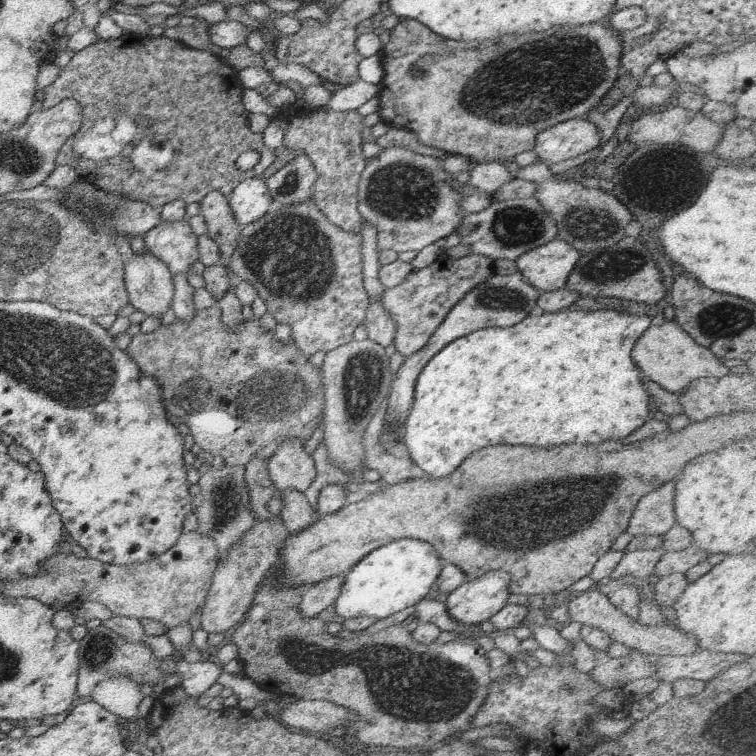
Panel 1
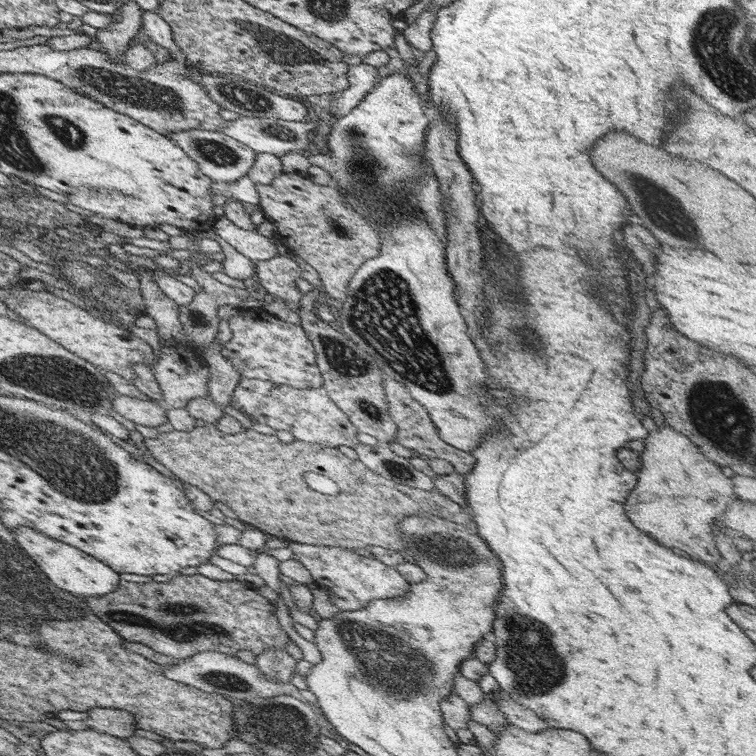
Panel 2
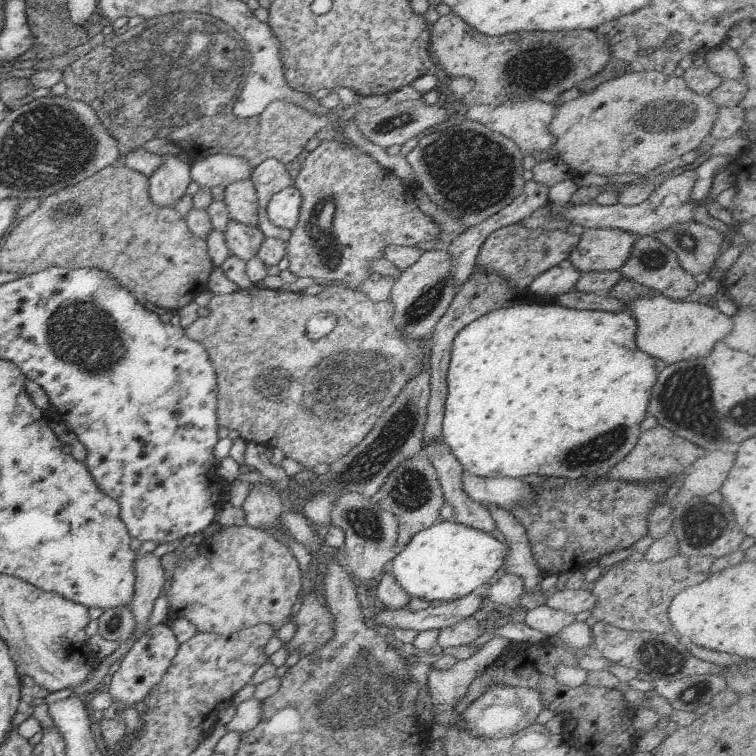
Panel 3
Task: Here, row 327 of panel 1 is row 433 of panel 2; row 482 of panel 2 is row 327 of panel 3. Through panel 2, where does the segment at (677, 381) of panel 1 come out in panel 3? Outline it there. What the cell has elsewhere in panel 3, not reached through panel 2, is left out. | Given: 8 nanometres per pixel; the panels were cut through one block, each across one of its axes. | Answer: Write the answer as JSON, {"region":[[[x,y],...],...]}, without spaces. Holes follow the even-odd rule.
{"region":[[[660,294],[650,298],[636,298],[626,306],[637,324],[636,346],[652,358],[664,360],[668,364],[708,356],[716,342],[724,341],[730,334],[735,323],[733,317],[709,306],[703,299],[675,301]]]}

